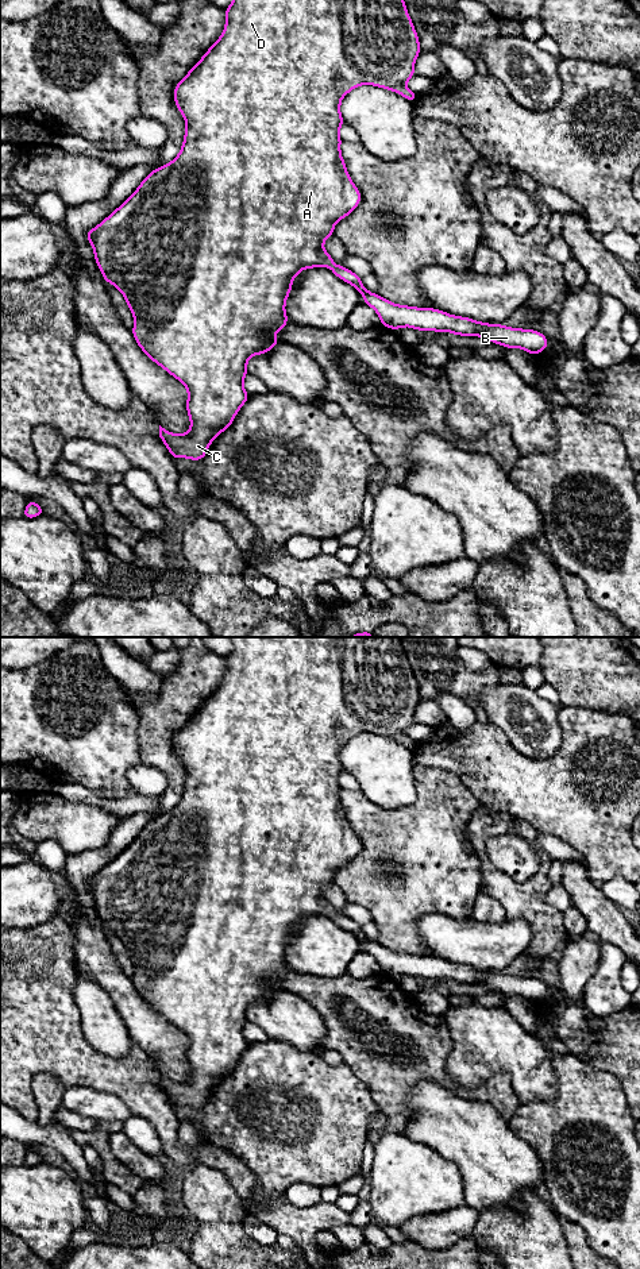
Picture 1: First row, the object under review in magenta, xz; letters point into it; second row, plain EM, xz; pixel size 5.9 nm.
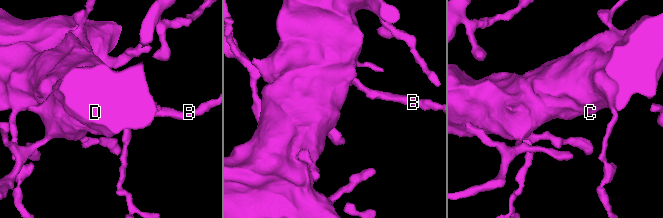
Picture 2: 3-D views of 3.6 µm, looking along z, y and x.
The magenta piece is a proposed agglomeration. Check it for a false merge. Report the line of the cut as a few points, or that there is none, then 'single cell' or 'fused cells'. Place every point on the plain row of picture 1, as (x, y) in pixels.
no cut | single cell

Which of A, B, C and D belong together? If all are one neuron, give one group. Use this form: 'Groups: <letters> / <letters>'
Groups: A B C D

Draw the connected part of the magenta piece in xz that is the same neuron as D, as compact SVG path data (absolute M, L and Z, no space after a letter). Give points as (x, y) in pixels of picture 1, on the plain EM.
M231 637L234 648L225 656L225 675L213 694L201 705L200 710L174 734L174 751L185 767L185 784L178 803L165 814L153 818L140 830L136 838L107 867L86 880L86 887L93 895L95 909L105 930L122 940L132 960L135 972L131 977L142 999L166 1021L182 1030L188 1038L186 1060L190 1076L186 1081L176 1083L159 1073L159 1085L173 1107L186 1106L201 1108L217 1083L228 1077L250 1042L243 1035L247 1023L247 1008L252 1003L267 1002L279 990L274 984L289 969L285 952L292 940L292 930L301 918L312 915L329 915L332 921L354 934L363 944L365 952L379 964L381 972L390 977L410 975L417 979L447 979L460 984L479 984L508 996L523 996L531 1003L537 1003L548 994L547 986L535 977L510 976L501 972L487 972L469 965L454 964L433 956L416 956L398 953L379 942L370 941L358 925L344 914L334 911L324 898L324 888L334 883L335 872L348 864L362 848L348 824L340 801L342 786L339 776L344 772L340 761L342 747L359 733L375 733L397 740L415 751L417 742L405 732L415 724L415 709L420 702L420 690L400 637Z

